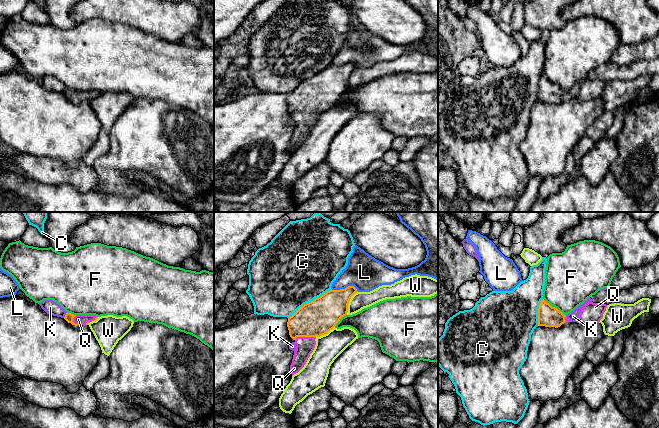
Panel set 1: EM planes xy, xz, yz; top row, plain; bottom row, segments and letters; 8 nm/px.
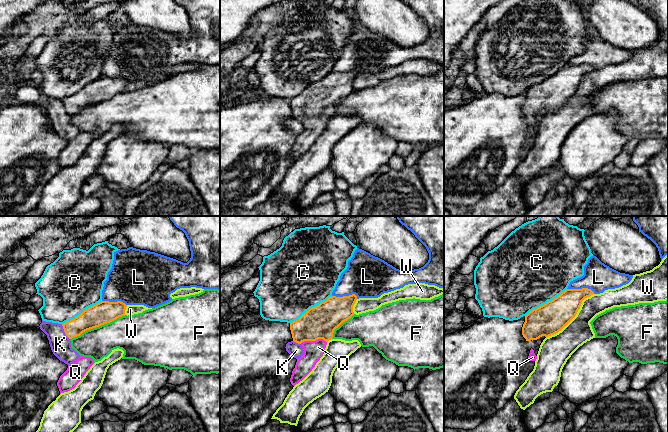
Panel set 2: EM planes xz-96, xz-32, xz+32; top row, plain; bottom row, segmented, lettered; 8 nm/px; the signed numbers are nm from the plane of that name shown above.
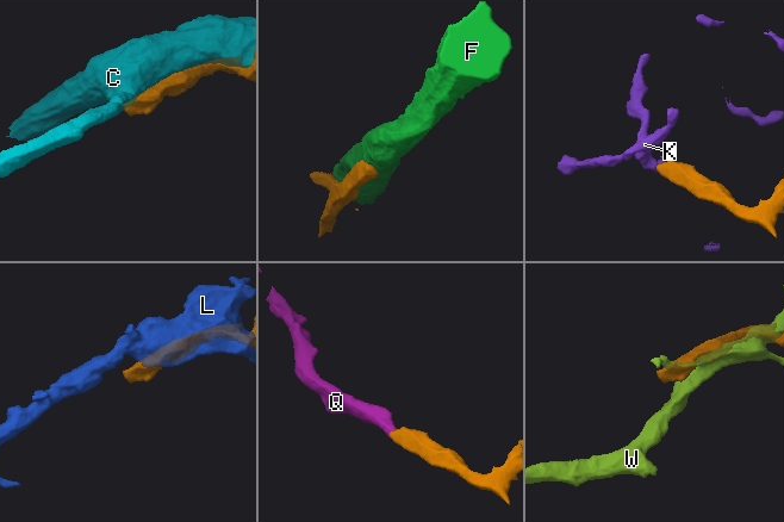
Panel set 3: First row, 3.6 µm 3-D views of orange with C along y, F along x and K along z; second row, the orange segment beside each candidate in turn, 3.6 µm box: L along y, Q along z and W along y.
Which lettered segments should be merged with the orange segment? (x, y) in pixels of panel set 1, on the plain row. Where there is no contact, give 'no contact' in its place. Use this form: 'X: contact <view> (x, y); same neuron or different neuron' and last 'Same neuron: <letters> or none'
C: contact xz (309, 78); different neuron
F: contact yz (554, 83); different neuron
K: contact xy (65, 91); different neuron
L: contact xz (345, 64); different neuron
Q: contact xz (304, 112); same neuron
W: contact xz (348, 79); different neuron
Same neuron: Q

